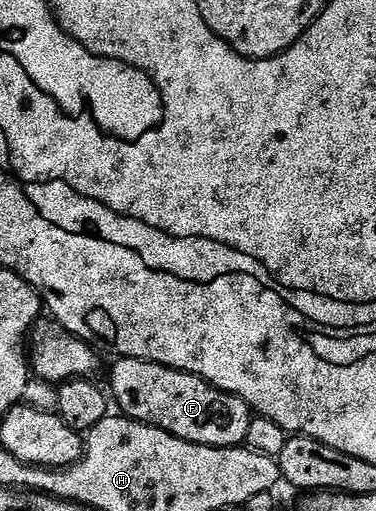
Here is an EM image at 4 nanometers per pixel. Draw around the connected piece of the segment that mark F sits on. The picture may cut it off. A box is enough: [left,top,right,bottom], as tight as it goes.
[108,357,252,447]

